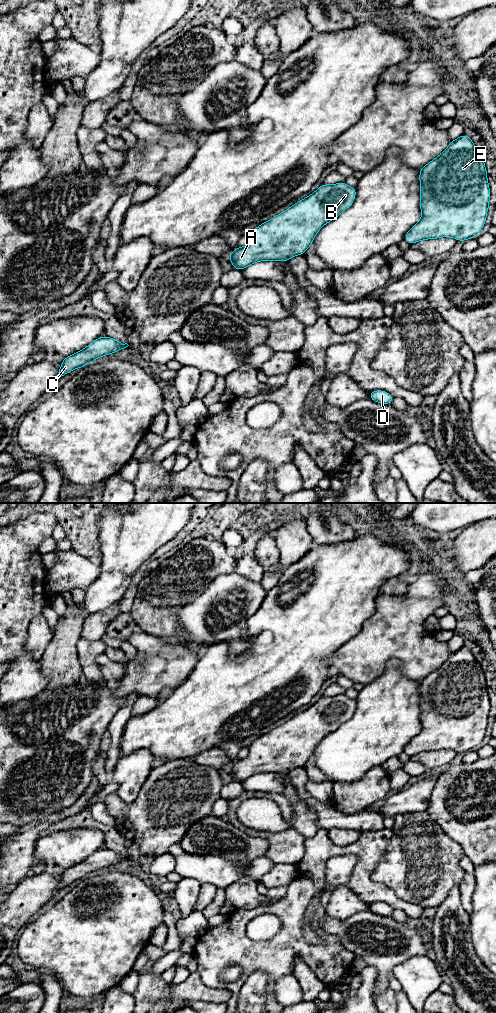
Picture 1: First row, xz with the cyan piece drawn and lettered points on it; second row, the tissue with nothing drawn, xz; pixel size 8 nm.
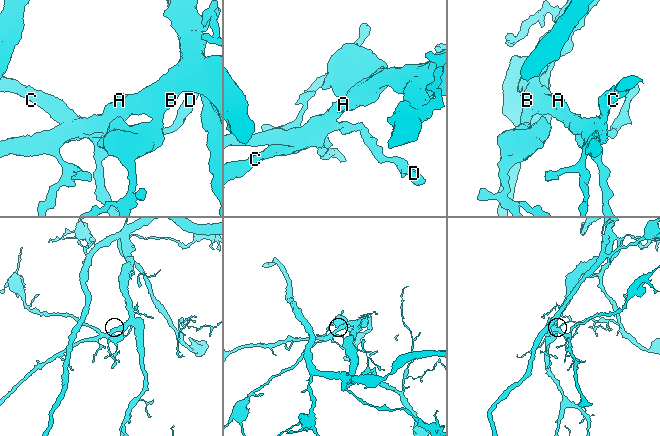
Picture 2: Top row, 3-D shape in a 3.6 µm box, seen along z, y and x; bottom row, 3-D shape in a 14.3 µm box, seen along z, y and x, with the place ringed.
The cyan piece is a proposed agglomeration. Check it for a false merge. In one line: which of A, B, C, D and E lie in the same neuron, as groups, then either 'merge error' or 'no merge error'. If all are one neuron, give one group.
A B C D E; no merge error

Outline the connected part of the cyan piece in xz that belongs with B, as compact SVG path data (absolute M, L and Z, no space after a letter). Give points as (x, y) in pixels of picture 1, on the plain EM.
M345 694L336 696L322 696L308 709L298 713L282 725L269 733L257 738L249 746L249 755L245 759L236 759L228 770L233 781L243 782L247 778L259 773L287 774L297 767L304 767L313 755L315 747L328 734L337 730L344 722L349 720L356 709L356 700Z

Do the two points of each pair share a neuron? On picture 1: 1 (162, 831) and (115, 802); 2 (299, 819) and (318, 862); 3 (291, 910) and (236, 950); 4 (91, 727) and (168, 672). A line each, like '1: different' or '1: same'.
1: same
2: different
3: same
4: same

